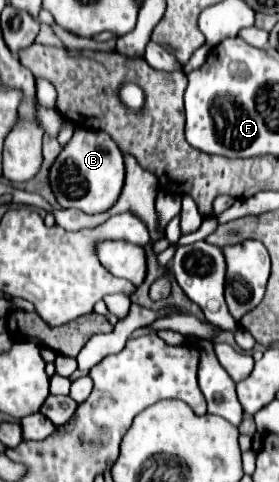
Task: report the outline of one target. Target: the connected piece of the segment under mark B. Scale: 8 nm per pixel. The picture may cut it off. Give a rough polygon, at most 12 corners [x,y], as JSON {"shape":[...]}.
{"shape":[[76,128],[50,170],[62,208],[106,212],[126,176],[118,144]]}

